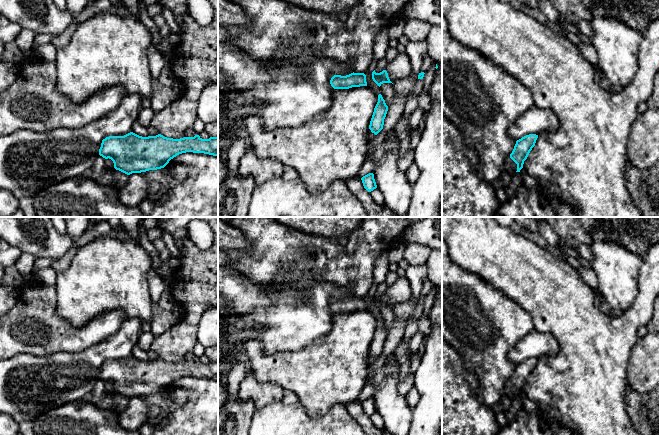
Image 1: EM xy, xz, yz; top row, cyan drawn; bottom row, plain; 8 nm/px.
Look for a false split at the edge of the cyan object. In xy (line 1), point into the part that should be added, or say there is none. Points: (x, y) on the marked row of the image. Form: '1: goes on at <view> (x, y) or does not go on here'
1: does not go on here

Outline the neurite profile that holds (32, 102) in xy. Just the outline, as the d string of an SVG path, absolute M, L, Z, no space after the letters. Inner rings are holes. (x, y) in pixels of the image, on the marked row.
M29 57L18 64L18 75L15 82L0 93L0 136L14 131L26 129L35 132L49 132L57 128L82 128L119 107L126 95L120 86L108 87L91 96L87 101L76 104L56 88L57 66L55 62L47 62L40 57Z

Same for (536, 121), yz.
M533 106L508 128L508 134L517 141L529 134L556 133L559 127L558 118L551 110Z

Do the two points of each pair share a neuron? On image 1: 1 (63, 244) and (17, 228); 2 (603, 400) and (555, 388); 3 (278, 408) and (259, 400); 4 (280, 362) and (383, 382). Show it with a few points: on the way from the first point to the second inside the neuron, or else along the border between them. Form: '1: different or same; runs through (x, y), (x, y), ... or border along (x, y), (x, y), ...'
1: same; runs through (52, 242), (47, 237), (40, 237), (28, 232)
2: same; runs through (591, 397), (582, 388), (567, 388)
3: different; border along (280, 400), (255, 409)
4: different; border along (367, 355), (366, 381)

